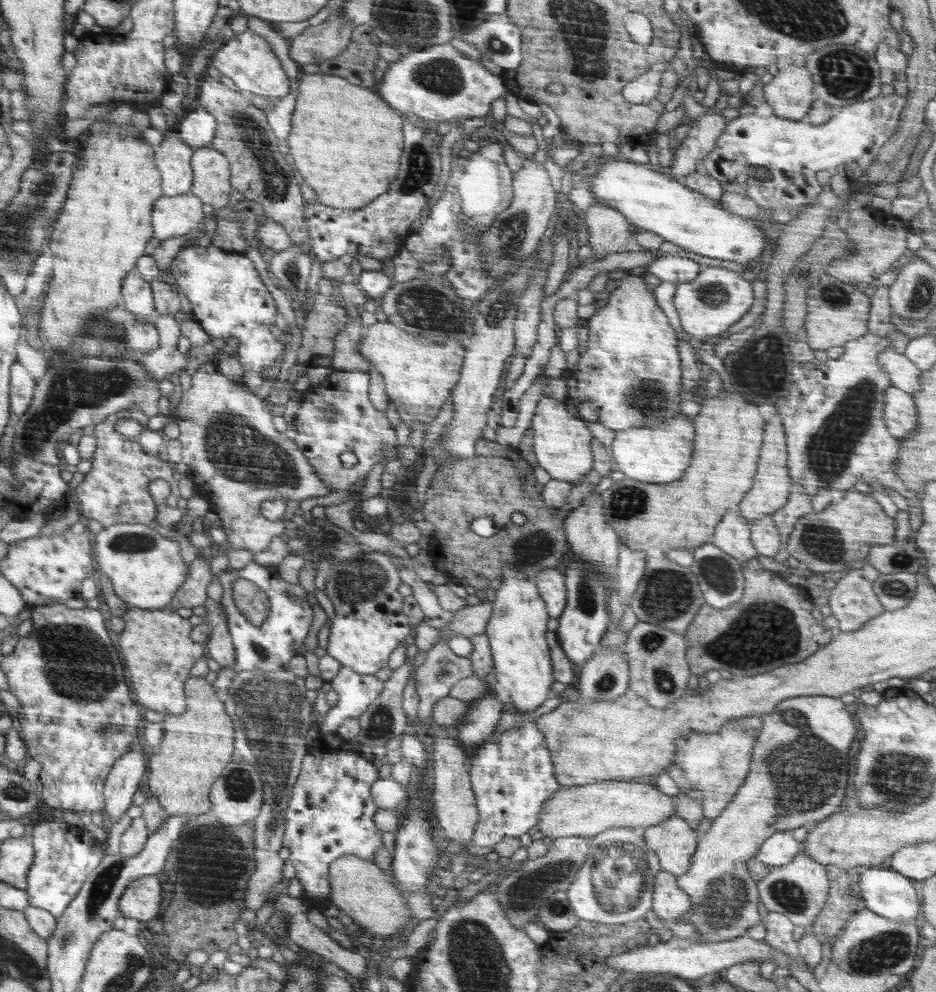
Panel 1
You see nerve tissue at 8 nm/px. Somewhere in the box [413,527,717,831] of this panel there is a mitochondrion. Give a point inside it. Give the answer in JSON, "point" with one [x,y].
{"point":[669,594]}

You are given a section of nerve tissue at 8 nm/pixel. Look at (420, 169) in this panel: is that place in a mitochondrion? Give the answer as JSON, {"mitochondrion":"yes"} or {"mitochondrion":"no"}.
{"mitochondrion":"yes"}

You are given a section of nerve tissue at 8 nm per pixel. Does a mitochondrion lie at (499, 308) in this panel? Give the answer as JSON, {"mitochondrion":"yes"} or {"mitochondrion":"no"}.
{"mitochondrion":"yes"}

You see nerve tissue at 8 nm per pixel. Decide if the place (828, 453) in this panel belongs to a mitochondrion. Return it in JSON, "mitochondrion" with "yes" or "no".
{"mitochondrion":"yes"}

